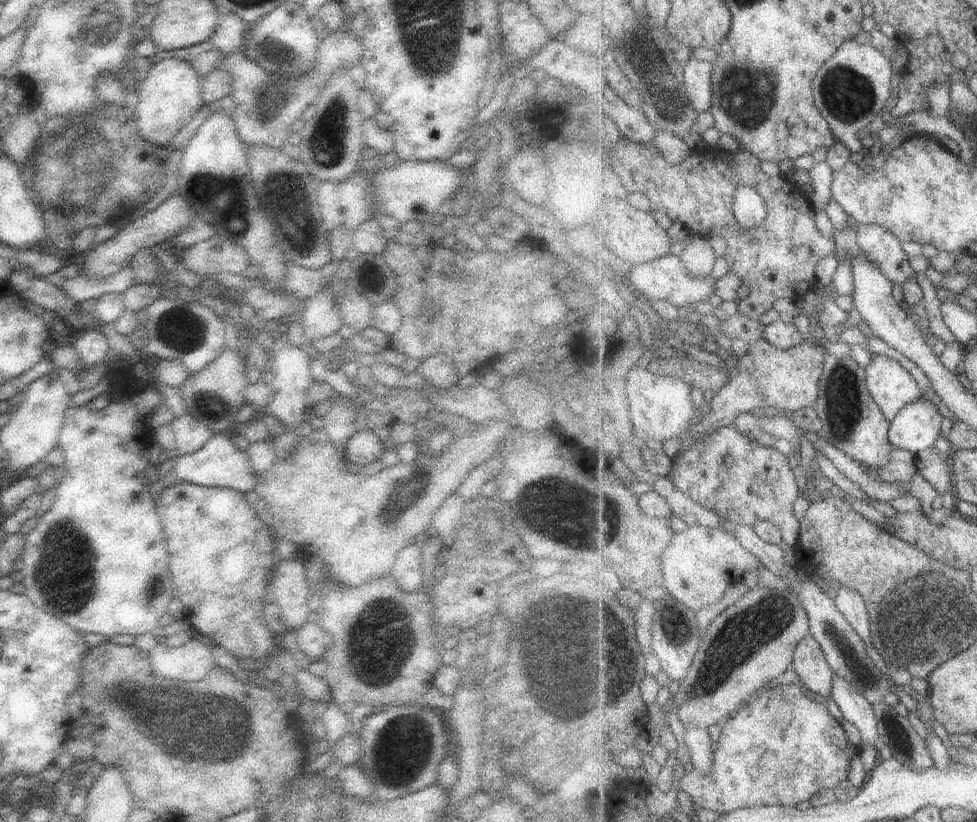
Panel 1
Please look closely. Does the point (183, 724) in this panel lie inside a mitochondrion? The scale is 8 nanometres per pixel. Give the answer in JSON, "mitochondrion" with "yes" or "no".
{"mitochondrion":"yes"}

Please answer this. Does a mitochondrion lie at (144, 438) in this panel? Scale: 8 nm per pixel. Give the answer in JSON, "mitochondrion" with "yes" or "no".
{"mitochondrion":"no"}

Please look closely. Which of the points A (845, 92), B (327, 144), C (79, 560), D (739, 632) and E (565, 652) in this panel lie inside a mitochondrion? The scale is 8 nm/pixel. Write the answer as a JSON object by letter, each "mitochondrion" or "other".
{"A":"mitochondrion","B":"mitochondrion","C":"mitochondrion","D":"mitochondrion","E":"mitochondrion"}

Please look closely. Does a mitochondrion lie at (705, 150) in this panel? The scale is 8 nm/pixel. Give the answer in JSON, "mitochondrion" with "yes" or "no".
{"mitochondrion":"no"}

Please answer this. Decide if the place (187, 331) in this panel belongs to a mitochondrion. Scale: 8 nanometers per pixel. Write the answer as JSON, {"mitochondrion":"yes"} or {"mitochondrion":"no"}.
{"mitochondrion":"yes"}

